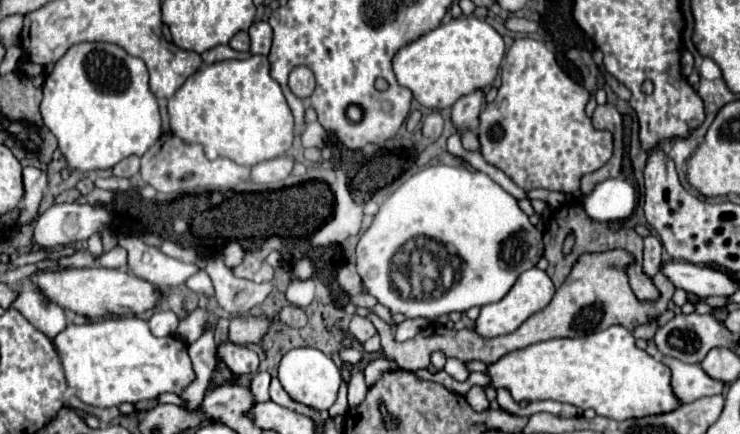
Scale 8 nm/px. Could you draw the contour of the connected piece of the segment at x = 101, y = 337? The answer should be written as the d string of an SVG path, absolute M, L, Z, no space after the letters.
M132 316L132 318L106 318L98 322L88 322L82 326L68 324L54 340L52 340L62 366L64 366L65 378L69 389L88 406L96 408L108 408L108 406L120 406L122 402L140 402L148 398L156 398L166 392L180 394L184 388L188 388L196 374L192 370L186 344L180 338L166 336L156 338L152 336L148 322Z

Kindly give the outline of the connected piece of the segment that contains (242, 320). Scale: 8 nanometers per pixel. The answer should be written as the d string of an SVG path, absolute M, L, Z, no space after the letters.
M234 316L228 326L228 338L234 344L260 344L268 328L268 320L252 316Z

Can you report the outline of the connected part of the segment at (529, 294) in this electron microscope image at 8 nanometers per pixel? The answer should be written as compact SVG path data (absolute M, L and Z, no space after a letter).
M536 266L522 272L518 276L518 280L514 282L514 286L510 288L510 292L496 304L486 304L482 310L480 310L480 316L476 320L476 334L482 336L482 338L496 338L496 336L502 336L502 334L510 334L514 332L520 324L524 324L524 320L528 320L534 312L542 310L554 296L554 284L552 280L548 278L546 272L538 270Z

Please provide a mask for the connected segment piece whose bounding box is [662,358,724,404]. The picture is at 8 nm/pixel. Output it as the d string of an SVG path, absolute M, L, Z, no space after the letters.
M662 358L662 362L672 370L672 390L682 404L688 404L704 396L722 394L724 390L724 384L710 378L700 368L700 364L684 364L676 358Z

